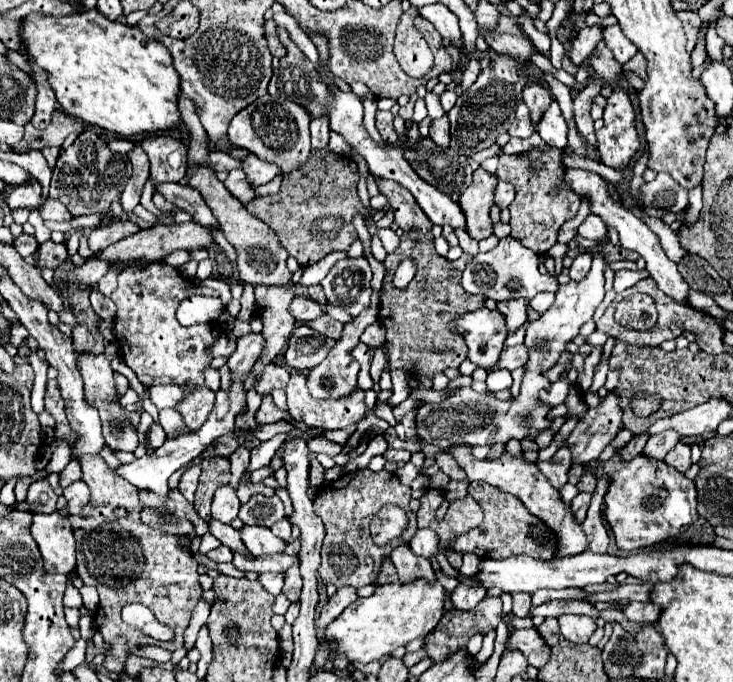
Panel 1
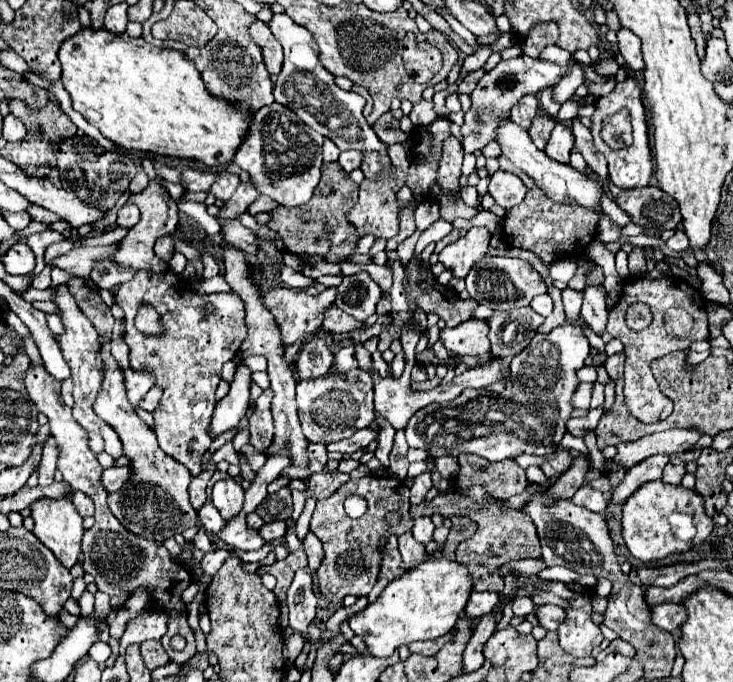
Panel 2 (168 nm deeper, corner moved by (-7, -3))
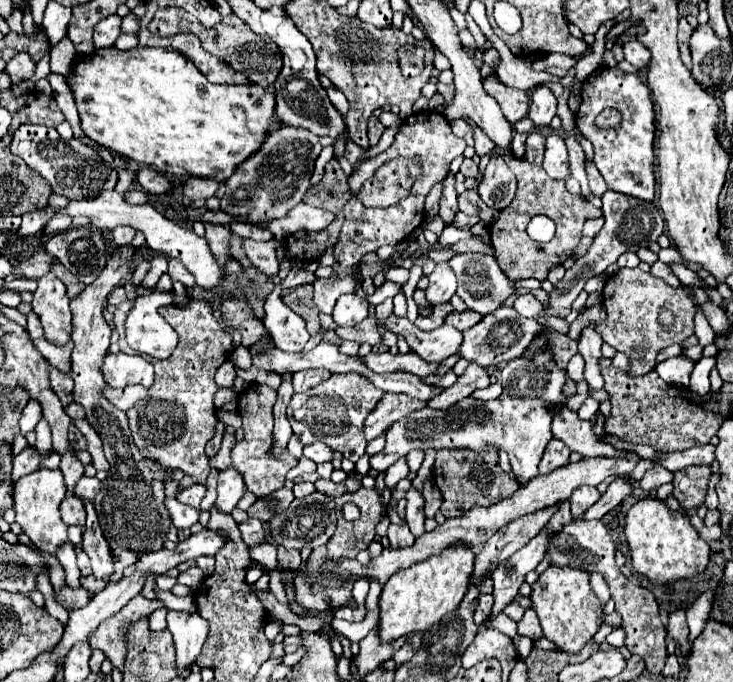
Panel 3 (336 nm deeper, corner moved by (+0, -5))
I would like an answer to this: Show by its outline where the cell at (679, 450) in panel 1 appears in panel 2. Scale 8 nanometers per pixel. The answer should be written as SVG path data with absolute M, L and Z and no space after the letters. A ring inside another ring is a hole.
M672 457L670 463L664 467L662 481L672 483L672 485L678 485L684 475L686 475L686 463L684 463L680 457Z

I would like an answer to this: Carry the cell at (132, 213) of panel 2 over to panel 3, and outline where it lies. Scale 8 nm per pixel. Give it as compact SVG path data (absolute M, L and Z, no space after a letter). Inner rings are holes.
M117 227L113 229L113 239L117 245L129 245L135 239L135 231L131 227Z

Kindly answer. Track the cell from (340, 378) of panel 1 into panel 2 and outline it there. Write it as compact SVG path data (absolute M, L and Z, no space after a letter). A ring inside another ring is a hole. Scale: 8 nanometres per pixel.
M344 347L336 353L334 357L334 369L336 373L346 373L350 369L356 369L356 355L354 355L354 347Z

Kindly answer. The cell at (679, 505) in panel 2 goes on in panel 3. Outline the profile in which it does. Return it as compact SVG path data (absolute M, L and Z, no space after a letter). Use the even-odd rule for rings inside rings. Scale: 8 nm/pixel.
M643 499L629 509L625 521L633 569L653 585L669 585L705 571L709 563L709 545L699 537L683 511L669 511L659 499Z

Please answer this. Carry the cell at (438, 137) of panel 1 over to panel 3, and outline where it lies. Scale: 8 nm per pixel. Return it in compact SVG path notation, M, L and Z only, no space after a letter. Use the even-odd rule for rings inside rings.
M447 175L443 179L445 183L445 189L443 189L443 195L441 195L441 209L439 209L439 217L443 219L445 225L451 225L459 207L457 207L457 191L455 191L455 177L453 175Z

